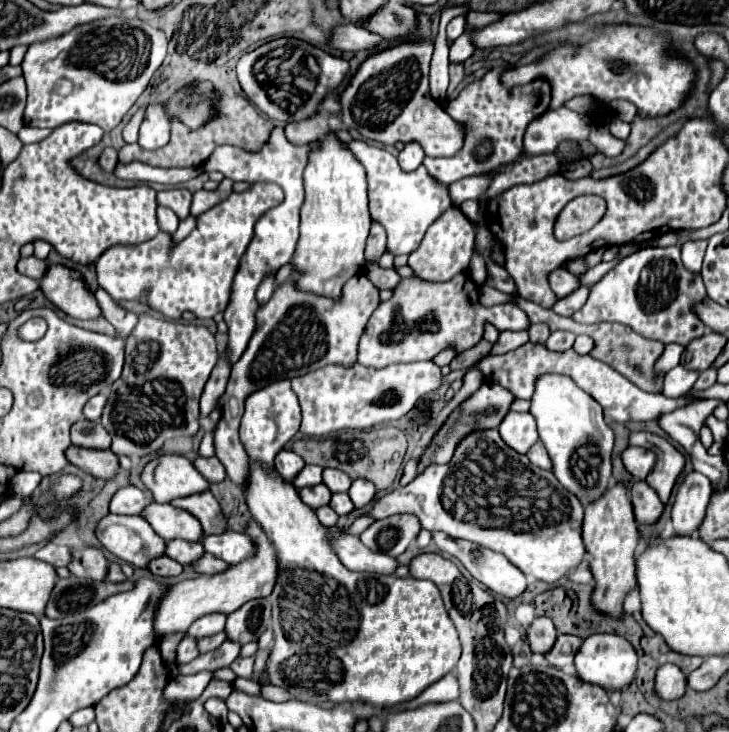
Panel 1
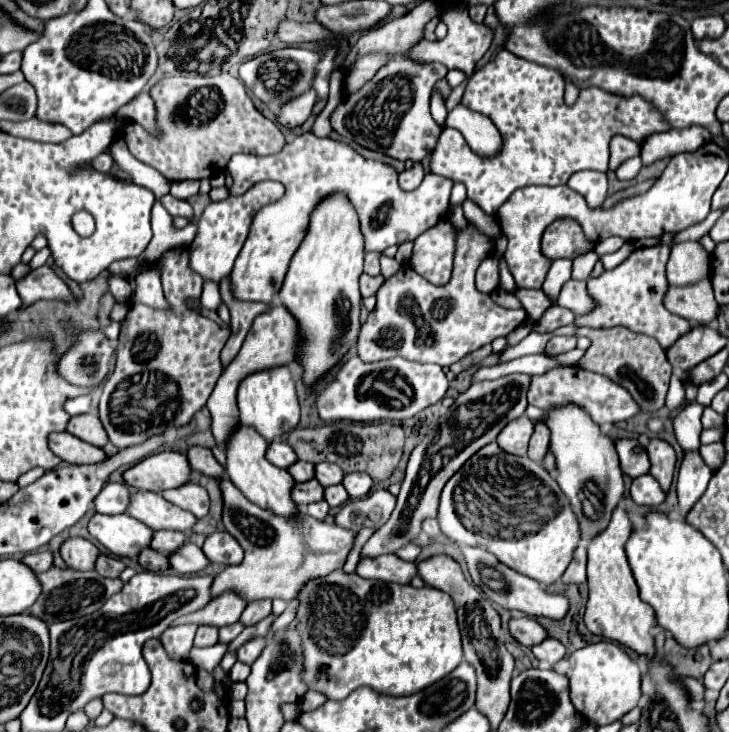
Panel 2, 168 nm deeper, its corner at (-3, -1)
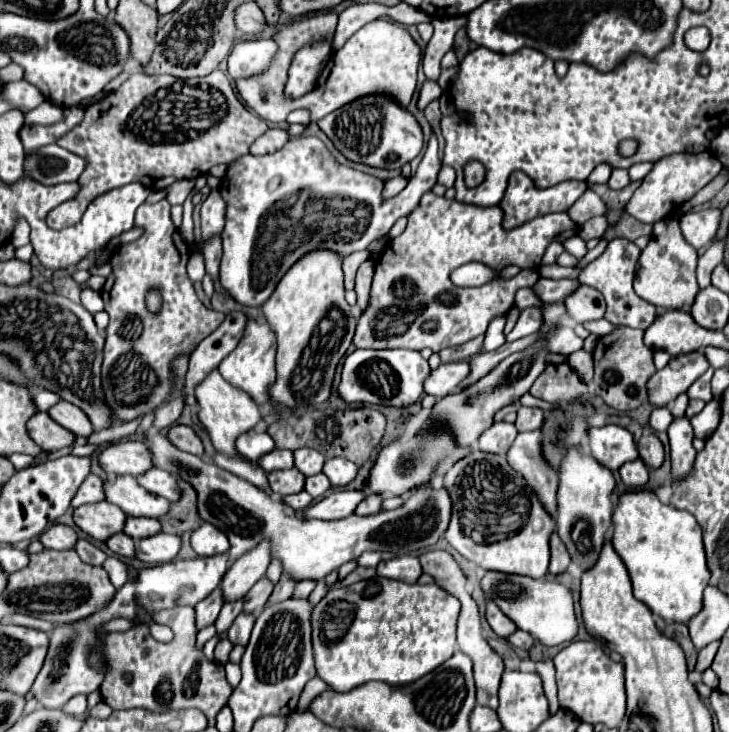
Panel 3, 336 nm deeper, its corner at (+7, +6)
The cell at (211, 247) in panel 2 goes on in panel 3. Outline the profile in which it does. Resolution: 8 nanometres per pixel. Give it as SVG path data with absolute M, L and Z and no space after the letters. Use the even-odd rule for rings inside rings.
M212 190L210 196L202 202L202 240L220 234L224 230L224 214L226 214L226 202L218 194L218 190Z

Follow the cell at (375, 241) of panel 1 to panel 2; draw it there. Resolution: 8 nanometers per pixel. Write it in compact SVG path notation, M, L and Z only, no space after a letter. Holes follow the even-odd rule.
M366 253L364 273L368 273L368 275L378 275L380 273L380 255L382 253Z

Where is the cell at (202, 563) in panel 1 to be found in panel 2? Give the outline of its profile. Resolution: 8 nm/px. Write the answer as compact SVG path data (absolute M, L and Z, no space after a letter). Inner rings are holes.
M186 543L170 555L170 565L172 571L178 575L188 575L188 573L194 575L194 573L202 573L212 563L208 563L208 557L204 557L200 547L196 547L194 543Z

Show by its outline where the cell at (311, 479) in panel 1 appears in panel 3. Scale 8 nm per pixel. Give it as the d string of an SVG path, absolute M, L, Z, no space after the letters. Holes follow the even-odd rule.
M274 448L272 452L268 452L262 458L258 458L258 466L264 472L284 470L284 468L292 468L294 466L294 458L292 458L290 450L278 450L278 448Z

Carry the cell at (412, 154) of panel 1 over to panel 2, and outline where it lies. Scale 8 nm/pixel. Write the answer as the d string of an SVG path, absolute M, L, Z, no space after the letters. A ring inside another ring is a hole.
M416 161L410 169L404 169L404 171L400 173L398 181L400 181L400 187L402 187L402 189L416 189L416 187L420 185L422 177L424 177L424 167L422 167L422 163Z

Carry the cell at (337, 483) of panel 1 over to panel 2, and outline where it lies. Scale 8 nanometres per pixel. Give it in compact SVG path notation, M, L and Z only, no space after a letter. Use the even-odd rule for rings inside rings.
M318 463L318 465L316 465L316 479L318 479L324 487L338 485L338 483L342 483L342 479L344 479L344 471L342 471L338 465L332 465L332 463Z

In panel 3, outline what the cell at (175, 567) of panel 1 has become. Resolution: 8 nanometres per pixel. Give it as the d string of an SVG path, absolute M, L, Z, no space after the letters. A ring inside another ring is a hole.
M114 534L106 540L106 546L114 552L114 554L120 554L120 556L128 556L128 558L134 558L134 540L126 534Z

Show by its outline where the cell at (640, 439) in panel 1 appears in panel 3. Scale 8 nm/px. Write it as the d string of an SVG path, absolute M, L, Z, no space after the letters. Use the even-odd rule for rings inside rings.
M646 432L640 438L638 452L640 452L640 458L644 460L644 464L650 466L650 468L660 468L662 462L664 462L664 446L658 440L658 436L652 434L652 432Z

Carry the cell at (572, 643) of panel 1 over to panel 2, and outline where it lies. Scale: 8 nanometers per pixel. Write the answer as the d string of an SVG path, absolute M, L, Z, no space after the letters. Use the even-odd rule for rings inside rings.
M548 637L544 643L536 645L536 649L532 649L532 653L534 653L540 661L546 661L548 665L554 665L556 661L560 661L560 659L566 655L566 647L564 647L558 639Z

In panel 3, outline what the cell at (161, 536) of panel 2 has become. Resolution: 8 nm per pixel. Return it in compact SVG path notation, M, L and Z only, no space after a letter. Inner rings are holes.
M126 518L126 526L124 526L124 534L128 534L132 540L140 540L152 534L160 532L160 522L154 518Z

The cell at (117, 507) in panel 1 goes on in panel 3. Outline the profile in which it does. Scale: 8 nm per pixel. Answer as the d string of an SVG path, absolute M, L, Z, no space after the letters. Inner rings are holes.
M90 474L82 486L78 488L76 496L72 498L72 508L82 506L82 504L90 504L90 502L100 502L104 500L104 490L102 490L102 480L96 474Z

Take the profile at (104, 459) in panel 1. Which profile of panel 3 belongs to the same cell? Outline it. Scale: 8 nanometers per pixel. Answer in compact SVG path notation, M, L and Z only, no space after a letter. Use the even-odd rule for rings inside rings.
M36 412L34 418L26 424L30 438L46 452L64 450L74 444L74 434L56 424L46 412Z

